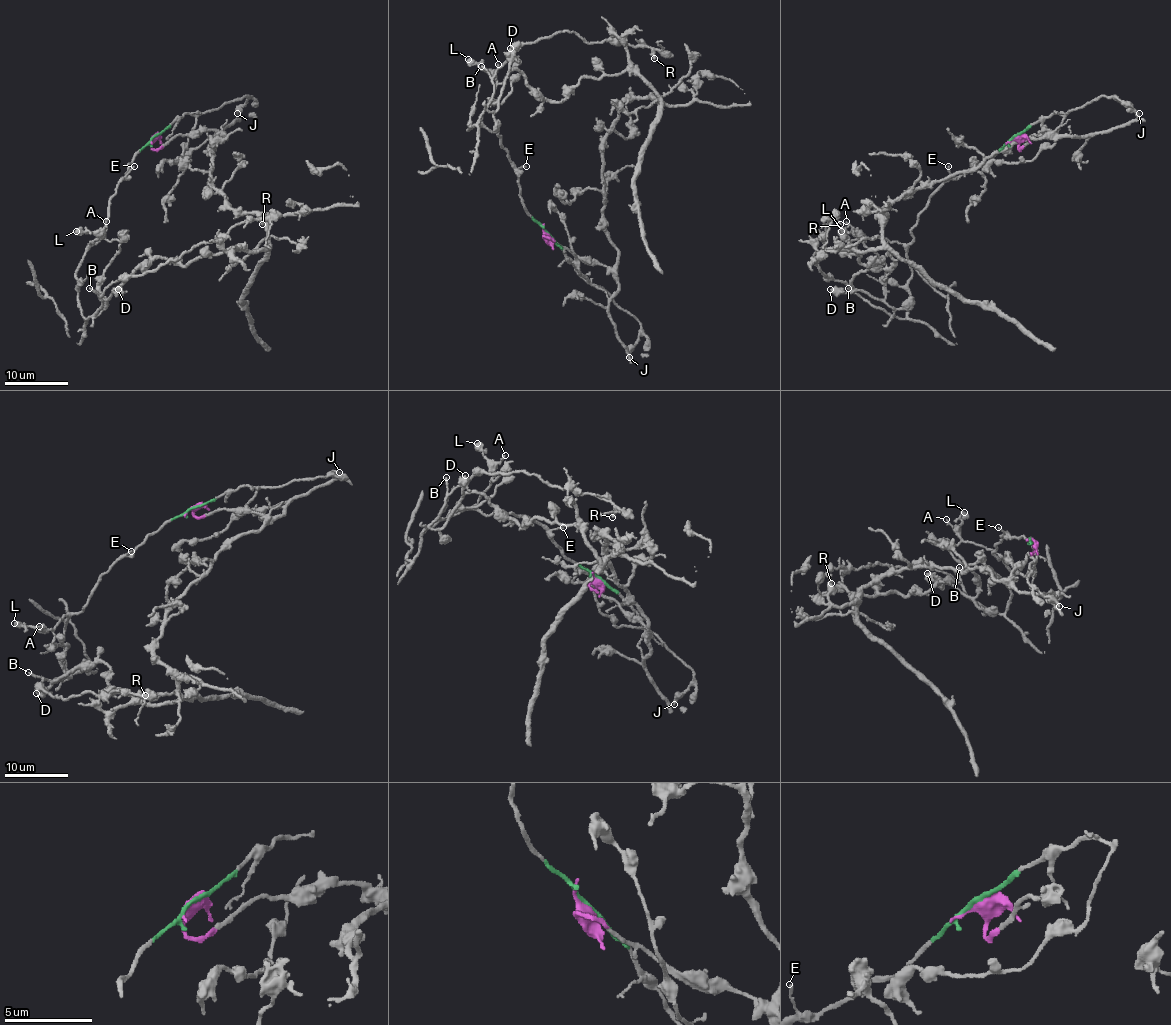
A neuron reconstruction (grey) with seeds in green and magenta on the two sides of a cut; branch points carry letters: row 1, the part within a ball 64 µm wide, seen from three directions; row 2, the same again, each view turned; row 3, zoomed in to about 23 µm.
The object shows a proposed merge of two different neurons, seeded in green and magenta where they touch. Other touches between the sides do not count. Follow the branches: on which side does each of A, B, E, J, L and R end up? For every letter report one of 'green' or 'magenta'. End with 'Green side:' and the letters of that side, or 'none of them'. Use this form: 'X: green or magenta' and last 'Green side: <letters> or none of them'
A: green
B: green
E: green
J: green
L: green
R: green
Green side: A, B, E, J, L, R

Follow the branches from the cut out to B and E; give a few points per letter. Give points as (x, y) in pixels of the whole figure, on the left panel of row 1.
B: (155, 137), (128, 166), (110, 199), (106, 230), (76, 273), (77, 306), (87, 319), (101, 306), (90, 287)
E: (155, 137), (136, 154), (128, 166), (126, 177), (134, 166)

